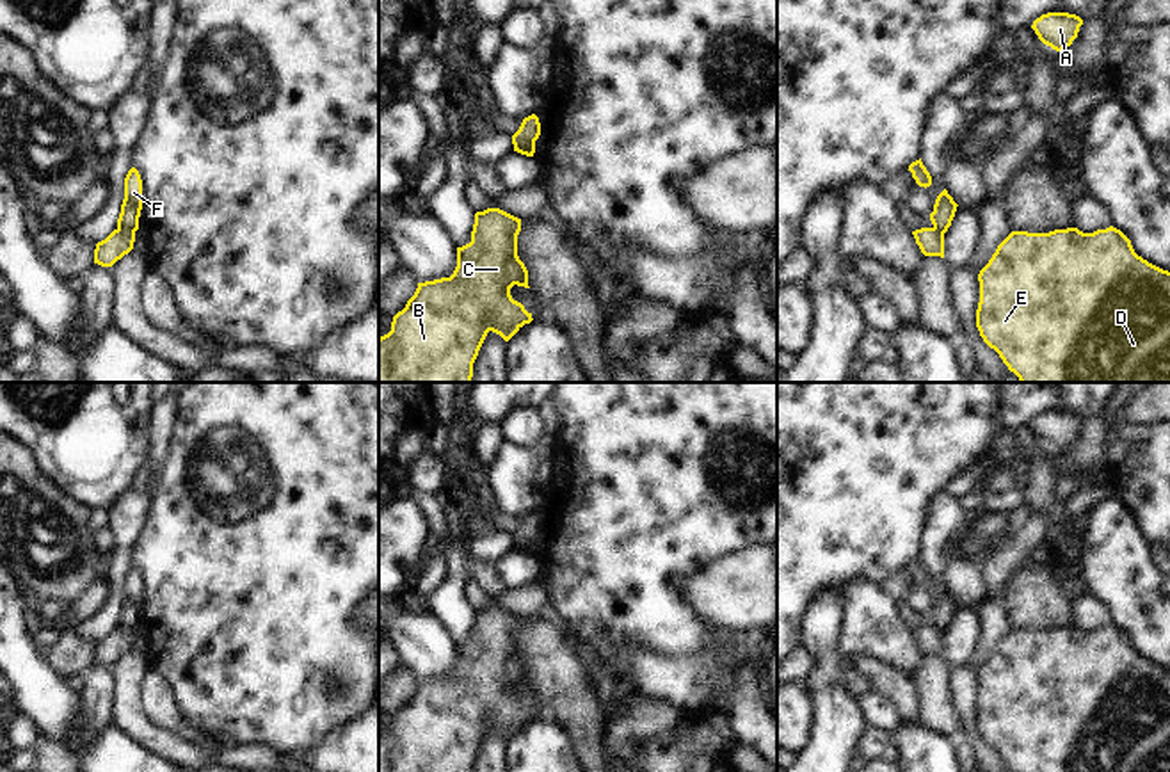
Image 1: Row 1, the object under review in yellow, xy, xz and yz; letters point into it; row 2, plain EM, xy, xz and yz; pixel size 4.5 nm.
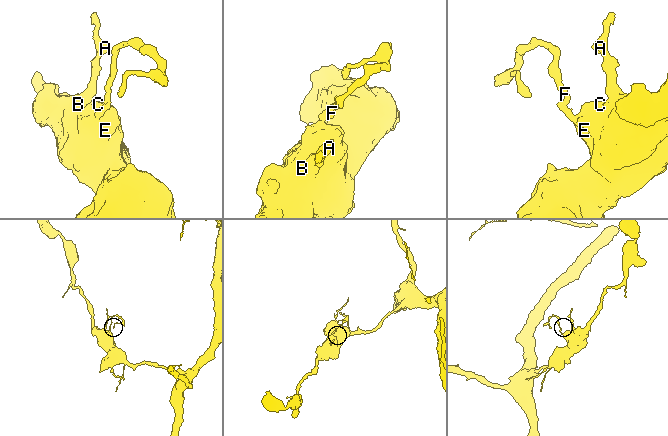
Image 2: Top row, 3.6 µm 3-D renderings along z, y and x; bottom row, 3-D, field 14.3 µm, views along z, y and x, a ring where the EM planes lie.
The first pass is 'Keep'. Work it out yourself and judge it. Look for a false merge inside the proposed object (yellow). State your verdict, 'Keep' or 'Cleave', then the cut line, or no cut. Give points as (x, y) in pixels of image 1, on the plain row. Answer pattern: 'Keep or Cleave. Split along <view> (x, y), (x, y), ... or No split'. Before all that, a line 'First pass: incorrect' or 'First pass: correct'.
First pass: incorrect
Cleave. Split along xz (534, 539), (523, 541), (516, 548).

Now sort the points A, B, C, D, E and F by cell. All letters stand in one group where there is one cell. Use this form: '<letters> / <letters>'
A B C D E / F

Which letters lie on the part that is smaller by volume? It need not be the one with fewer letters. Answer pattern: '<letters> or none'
F

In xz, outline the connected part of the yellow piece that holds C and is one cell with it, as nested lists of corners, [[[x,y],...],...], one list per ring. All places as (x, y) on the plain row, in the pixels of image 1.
[[[487,607],[475,612],[471,640],[457,646],[450,676],[418,681],[405,706],[393,715],[391,729],[379,736],[379,772],[473,772],[473,761],[489,729],[509,740],[532,712],[512,697],[510,687],[528,685],[528,669],[517,655],[521,617]]]

